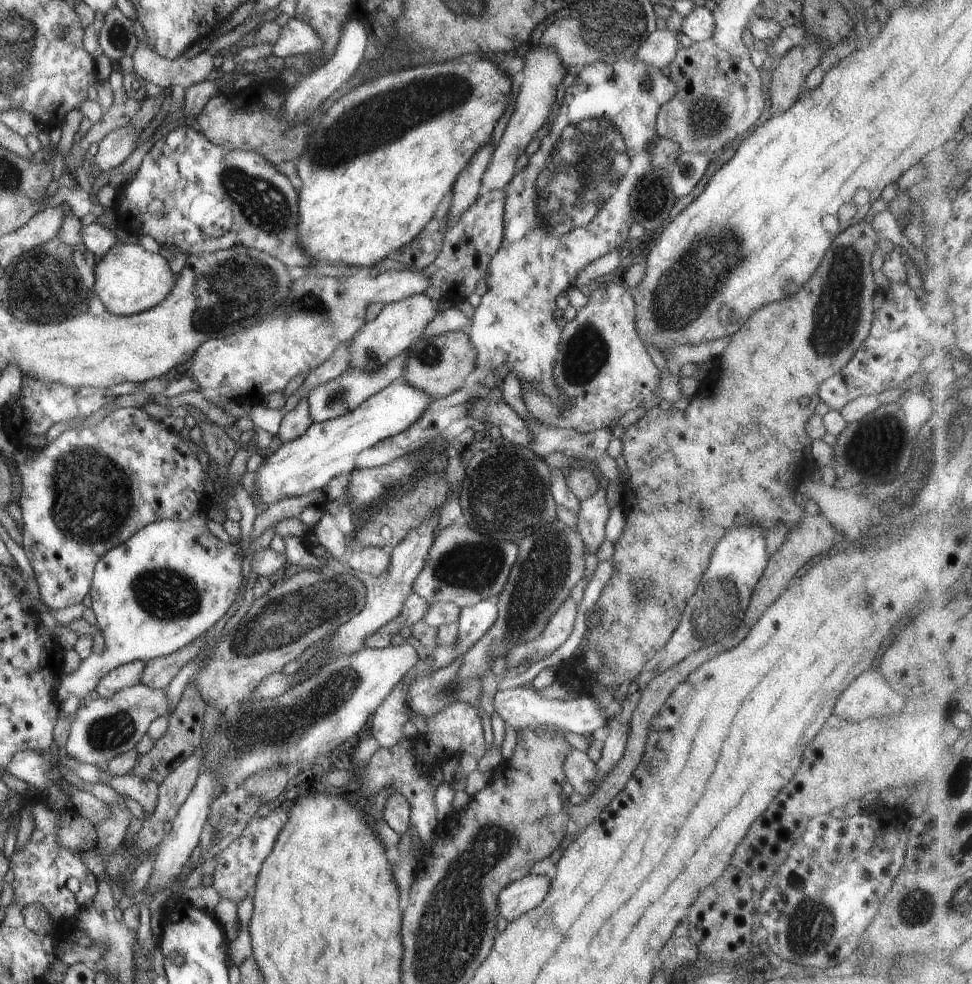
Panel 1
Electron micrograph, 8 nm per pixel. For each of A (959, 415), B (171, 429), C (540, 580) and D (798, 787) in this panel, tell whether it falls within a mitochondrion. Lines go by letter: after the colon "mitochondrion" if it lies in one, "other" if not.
A: mitochondrion
B: other
C: mitochondrion
D: other

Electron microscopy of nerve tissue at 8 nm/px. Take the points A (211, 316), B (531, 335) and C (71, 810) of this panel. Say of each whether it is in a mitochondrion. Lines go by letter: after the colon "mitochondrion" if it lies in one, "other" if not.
A: mitochondrion
B: other
C: other

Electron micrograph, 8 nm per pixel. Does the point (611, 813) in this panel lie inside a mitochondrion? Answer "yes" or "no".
no

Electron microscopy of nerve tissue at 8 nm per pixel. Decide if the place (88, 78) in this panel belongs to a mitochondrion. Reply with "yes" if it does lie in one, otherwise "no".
no

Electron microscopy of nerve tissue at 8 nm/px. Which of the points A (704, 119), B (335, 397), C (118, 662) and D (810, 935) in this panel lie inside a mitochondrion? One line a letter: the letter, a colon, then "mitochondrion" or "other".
A: mitochondrion
B: mitochondrion
C: other
D: mitochondrion

